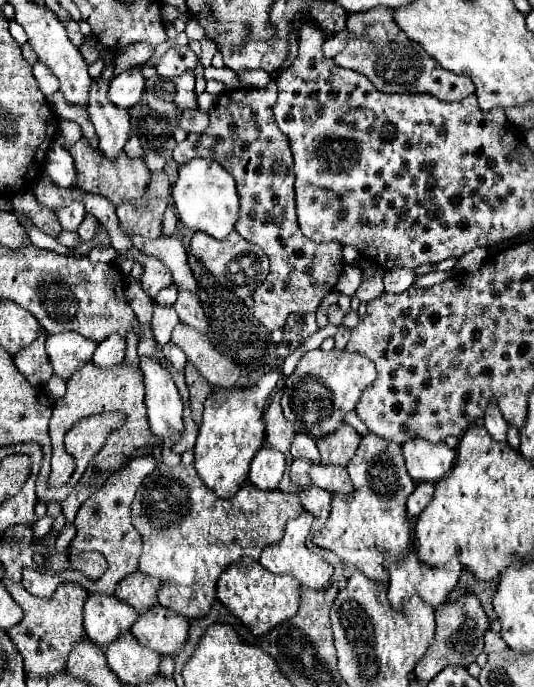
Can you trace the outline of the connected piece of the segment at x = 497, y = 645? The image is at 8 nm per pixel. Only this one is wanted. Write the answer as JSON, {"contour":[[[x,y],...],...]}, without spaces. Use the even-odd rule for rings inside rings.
{"contour":[[[488,630],[484,634],[484,652],[490,654],[490,652],[500,652],[506,648],[506,642],[500,638],[500,634],[494,634],[492,630]]]}

